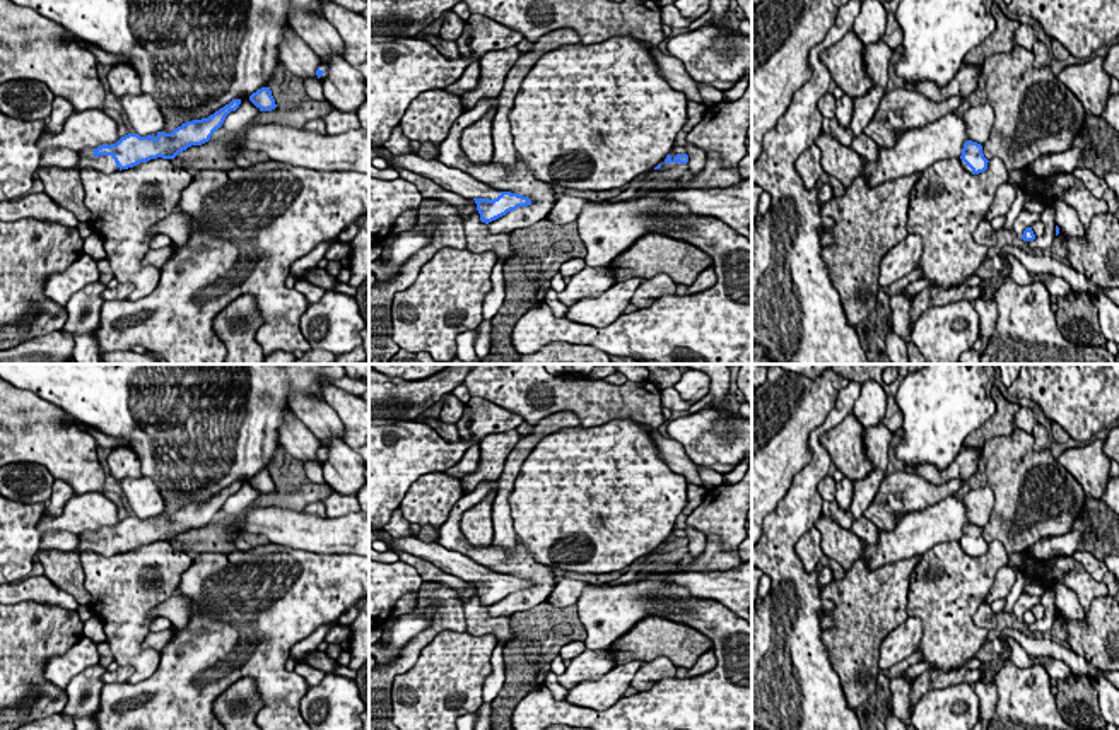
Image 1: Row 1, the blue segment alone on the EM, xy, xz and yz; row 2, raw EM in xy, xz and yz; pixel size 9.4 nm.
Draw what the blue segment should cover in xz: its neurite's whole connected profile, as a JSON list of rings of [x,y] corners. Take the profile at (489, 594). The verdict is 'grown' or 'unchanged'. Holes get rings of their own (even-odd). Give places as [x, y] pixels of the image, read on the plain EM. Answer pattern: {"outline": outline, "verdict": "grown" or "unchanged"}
{"outline": [[[393,537],[388,549],[408,552],[434,564],[448,574],[458,576],[463,581],[473,581],[480,603],[485,607],[516,593],[518,590],[531,588],[528,580],[495,573],[456,550],[442,547],[437,542],[424,542],[417,537]]], "verdict": "grown"}

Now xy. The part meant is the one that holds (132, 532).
{"outline": [[[232,482],[208,501],[186,504],[171,516],[157,515],[147,520],[128,516],[111,528],[104,527],[97,532],[85,530],[79,533],[79,547],[75,550],[79,554],[92,550],[99,556],[111,557],[157,540],[174,542],[188,530],[208,525],[214,515],[222,509],[226,499],[236,494],[239,487],[241,482]]], "verdict": "grown"}

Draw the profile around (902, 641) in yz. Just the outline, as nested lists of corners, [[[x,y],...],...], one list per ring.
[[[907,617],[904,624],[895,627],[880,646],[880,670],[887,670],[919,650],[923,639],[923,622],[919,617]]]

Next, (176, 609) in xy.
[[[174,593],[169,600],[159,603],[150,615],[152,619],[167,617],[176,629],[185,629],[190,621],[190,598]]]

